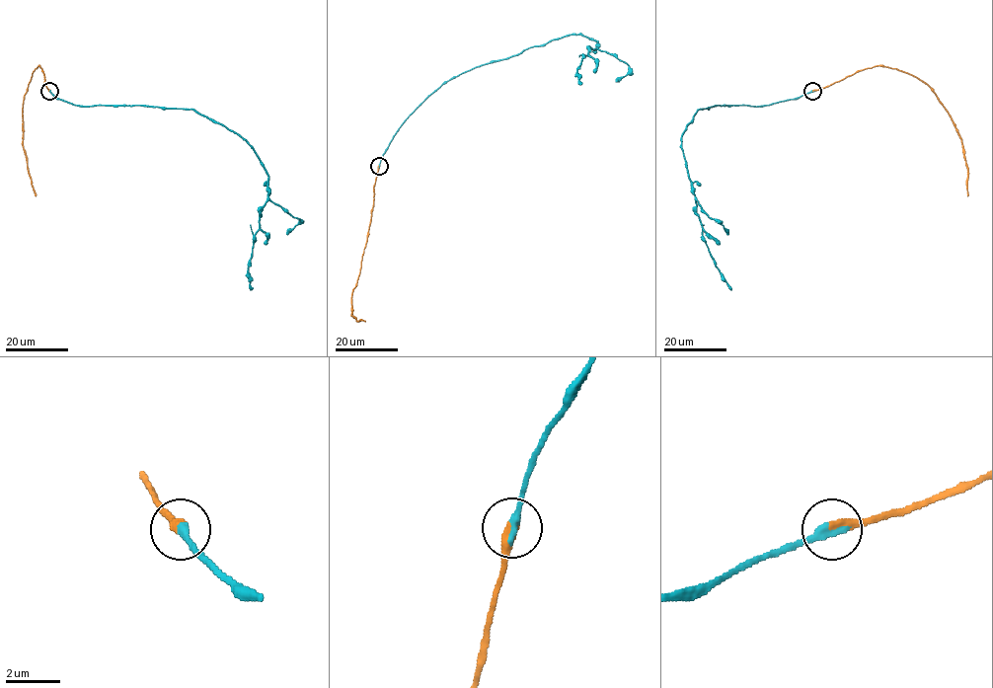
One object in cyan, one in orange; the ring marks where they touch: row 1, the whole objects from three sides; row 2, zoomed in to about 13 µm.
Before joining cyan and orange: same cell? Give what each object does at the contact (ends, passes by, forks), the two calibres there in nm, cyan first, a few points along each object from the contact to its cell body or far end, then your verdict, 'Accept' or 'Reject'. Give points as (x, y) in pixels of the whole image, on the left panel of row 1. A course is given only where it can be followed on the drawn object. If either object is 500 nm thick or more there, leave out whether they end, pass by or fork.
At the ring cyan ends. At the ring orange ends. Thickness 360 nm (cyan) against 420 nm. Course of cyan: (49, 91), (73, 105), (193, 109), (239, 134), (267, 176), (267, 200), (248, 267), (252, 289). Course of orange: (49, 91), (38, 66), (32, 73), (23, 106), (23, 148), (36, 196). Accept

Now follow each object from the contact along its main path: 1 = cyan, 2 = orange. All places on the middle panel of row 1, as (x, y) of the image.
1: (379, 166), (403, 122), (444, 83), (475, 67), (581, 35), (597, 43), (577, 69), (580, 85)
2: (379, 166), (368, 236), (351, 295), (351, 315), (358, 321), (365, 320)

